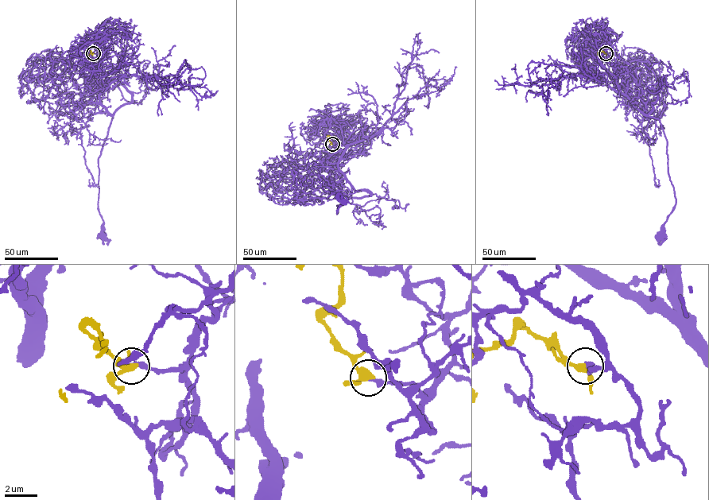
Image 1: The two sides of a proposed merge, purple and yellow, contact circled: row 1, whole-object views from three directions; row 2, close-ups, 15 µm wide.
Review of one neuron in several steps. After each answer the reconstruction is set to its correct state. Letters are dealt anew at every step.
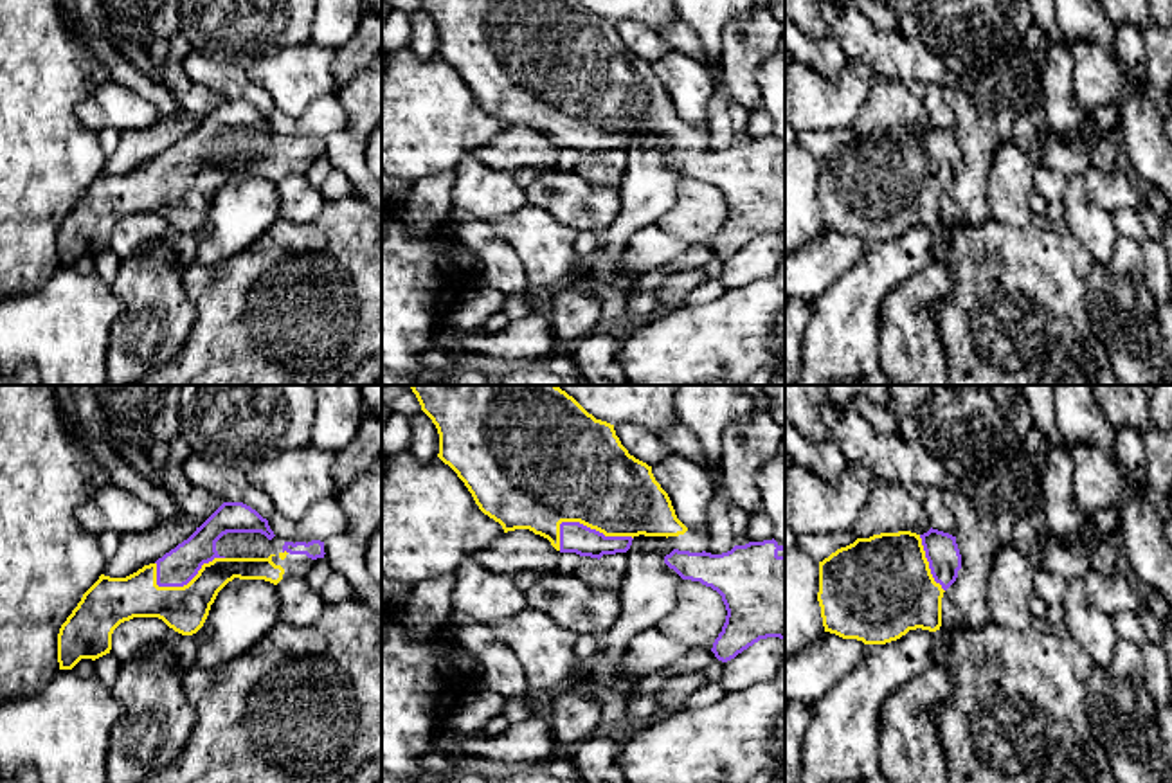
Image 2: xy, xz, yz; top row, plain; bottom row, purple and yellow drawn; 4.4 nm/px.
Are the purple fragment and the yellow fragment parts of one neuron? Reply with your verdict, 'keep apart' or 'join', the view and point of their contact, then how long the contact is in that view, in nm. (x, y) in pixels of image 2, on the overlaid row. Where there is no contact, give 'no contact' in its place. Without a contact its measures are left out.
join | xz (595, 530) | 340 nm

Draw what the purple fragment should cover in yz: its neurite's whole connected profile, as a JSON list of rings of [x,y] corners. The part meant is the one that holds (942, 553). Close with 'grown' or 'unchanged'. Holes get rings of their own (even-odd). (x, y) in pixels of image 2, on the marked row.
[[[933,527],[924,535],[898,531],[857,538],[819,562],[817,601],[825,632],[864,644],[886,644],[916,628],[936,632],[943,592],[960,569],[956,536]]]; grown

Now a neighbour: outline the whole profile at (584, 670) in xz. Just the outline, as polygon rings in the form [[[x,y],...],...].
[[[605,634],[596,635],[596,652],[591,657],[578,662],[571,680],[576,680],[576,682],[589,680],[592,677],[592,671],[594,671],[605,646],[607,646]]]

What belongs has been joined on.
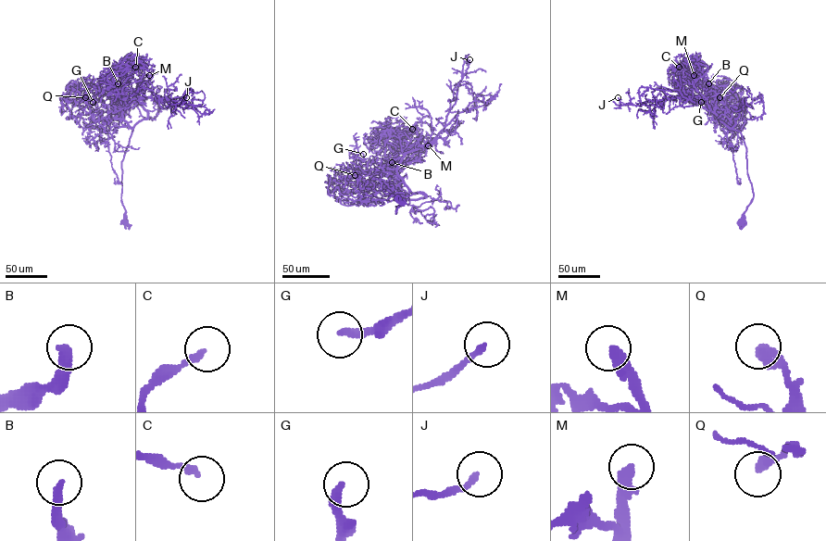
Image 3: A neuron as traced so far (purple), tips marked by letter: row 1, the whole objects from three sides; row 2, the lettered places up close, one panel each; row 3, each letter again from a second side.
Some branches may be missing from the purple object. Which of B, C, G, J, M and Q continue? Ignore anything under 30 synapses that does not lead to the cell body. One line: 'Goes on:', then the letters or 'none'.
Goes on: B, G, M

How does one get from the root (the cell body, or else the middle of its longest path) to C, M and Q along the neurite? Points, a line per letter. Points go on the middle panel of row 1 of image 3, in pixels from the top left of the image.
C: (399, 200), (395, 213), (408, 191), (394, 172), (395, 166), (383, 172), (386, 157), (399, 132), (412, 129)
M: (399, 200), (395, 213), (408, 191), (402, 182), (390, 189), (386, 163), (428, 145)
Q: (399, 200), (395, 213), (408, 197), (402, 182), (394, 187), (401, 197), (365, 186), (344, 193), (355, 175)

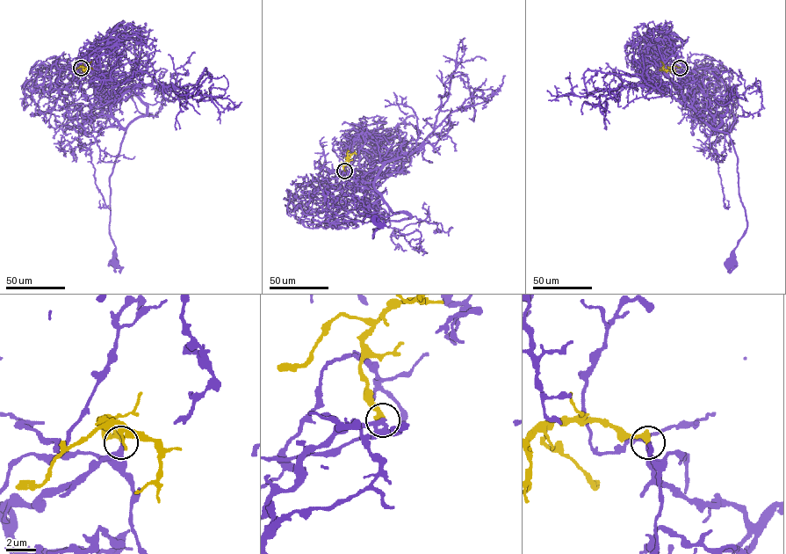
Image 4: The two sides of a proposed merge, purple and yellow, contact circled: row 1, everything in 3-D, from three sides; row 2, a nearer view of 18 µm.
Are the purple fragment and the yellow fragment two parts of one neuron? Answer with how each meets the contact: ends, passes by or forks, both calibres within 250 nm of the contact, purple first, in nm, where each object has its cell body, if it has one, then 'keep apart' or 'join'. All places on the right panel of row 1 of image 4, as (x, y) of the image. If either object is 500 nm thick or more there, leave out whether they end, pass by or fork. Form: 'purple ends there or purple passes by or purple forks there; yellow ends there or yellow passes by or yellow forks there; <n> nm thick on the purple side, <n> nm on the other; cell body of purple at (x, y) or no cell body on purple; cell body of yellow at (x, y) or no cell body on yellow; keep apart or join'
purple passes by; yellow ends there; 190 nm thick on the purple side, 360 nm on the other; cell body of purple at (730, 262); no cell body on yellow; join

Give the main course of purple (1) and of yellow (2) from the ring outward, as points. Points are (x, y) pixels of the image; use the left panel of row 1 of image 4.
1: (81, 68), (72, 73), (79, 68), (93, 85), (116, 93), (107, 116), (126, 131), (110, 178), (114, 262)
2: (81, 68), (87, 69), (91, 61)

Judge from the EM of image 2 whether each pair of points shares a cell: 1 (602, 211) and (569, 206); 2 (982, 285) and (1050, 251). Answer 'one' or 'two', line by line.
1: one
2: one

